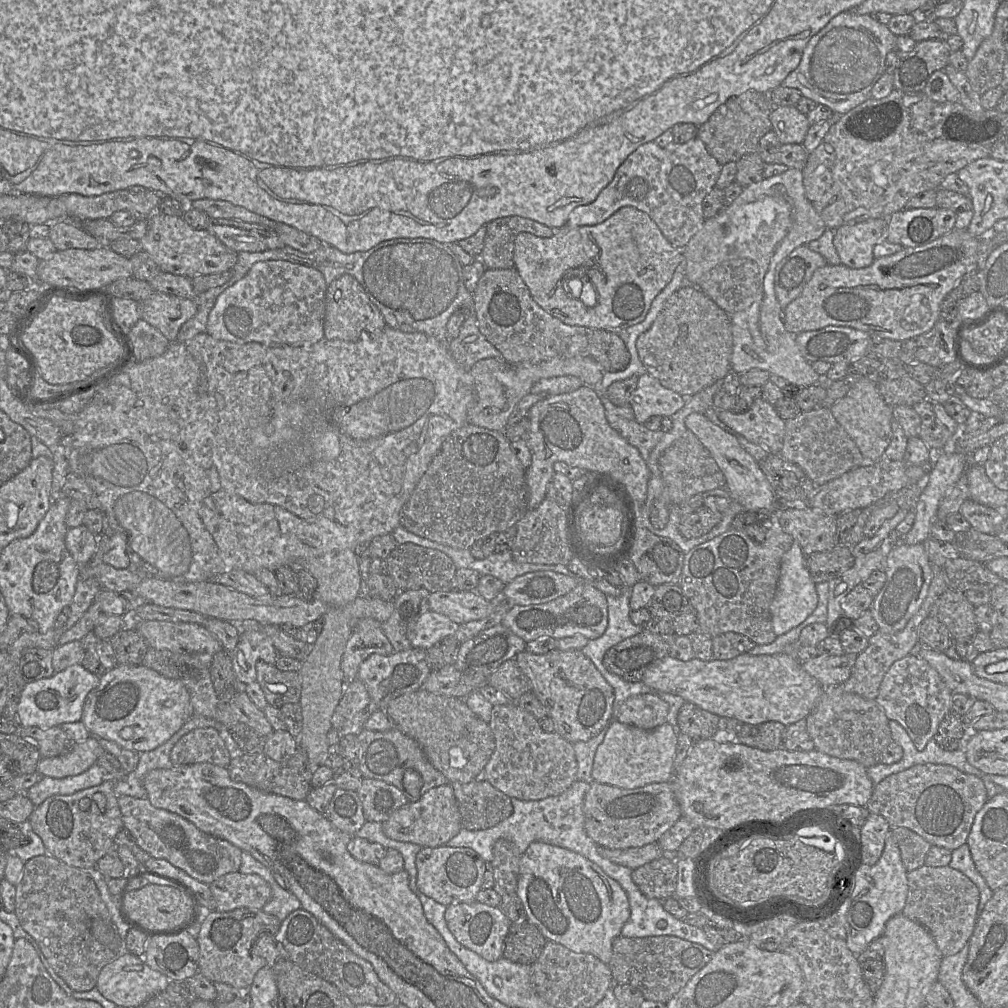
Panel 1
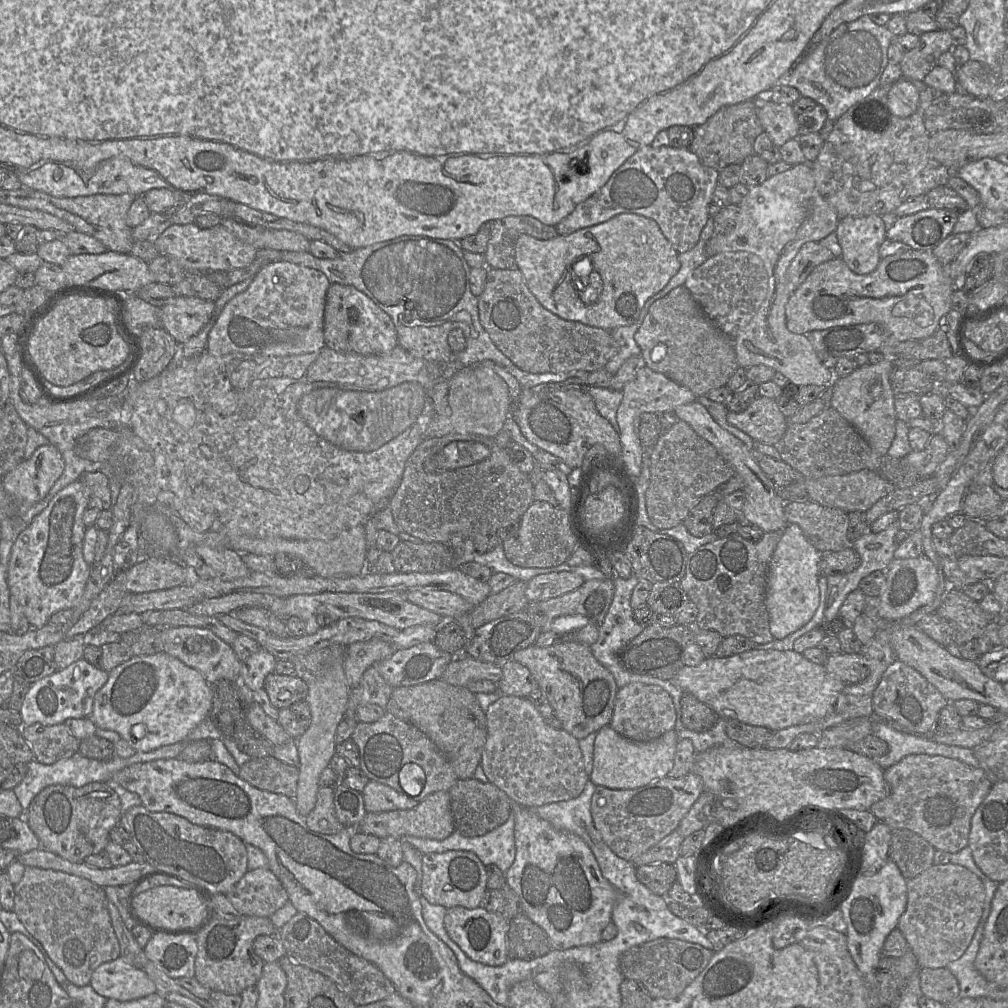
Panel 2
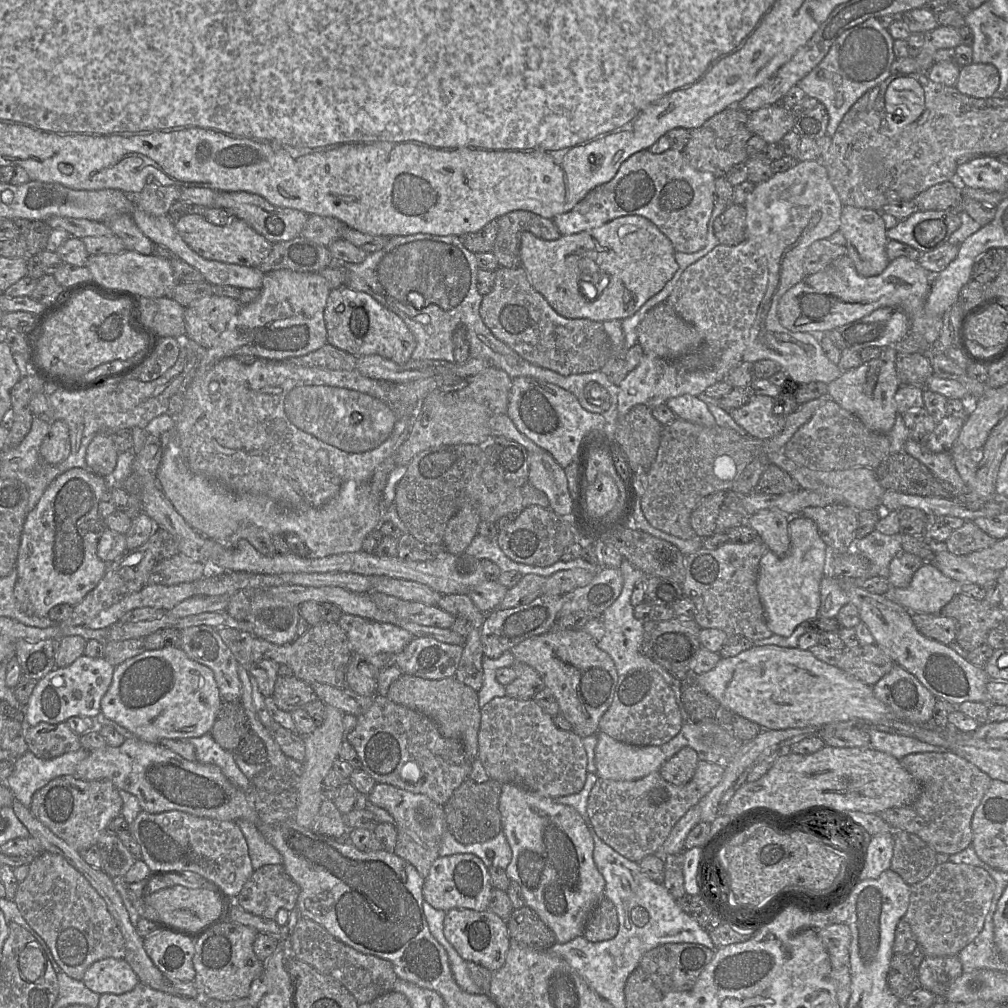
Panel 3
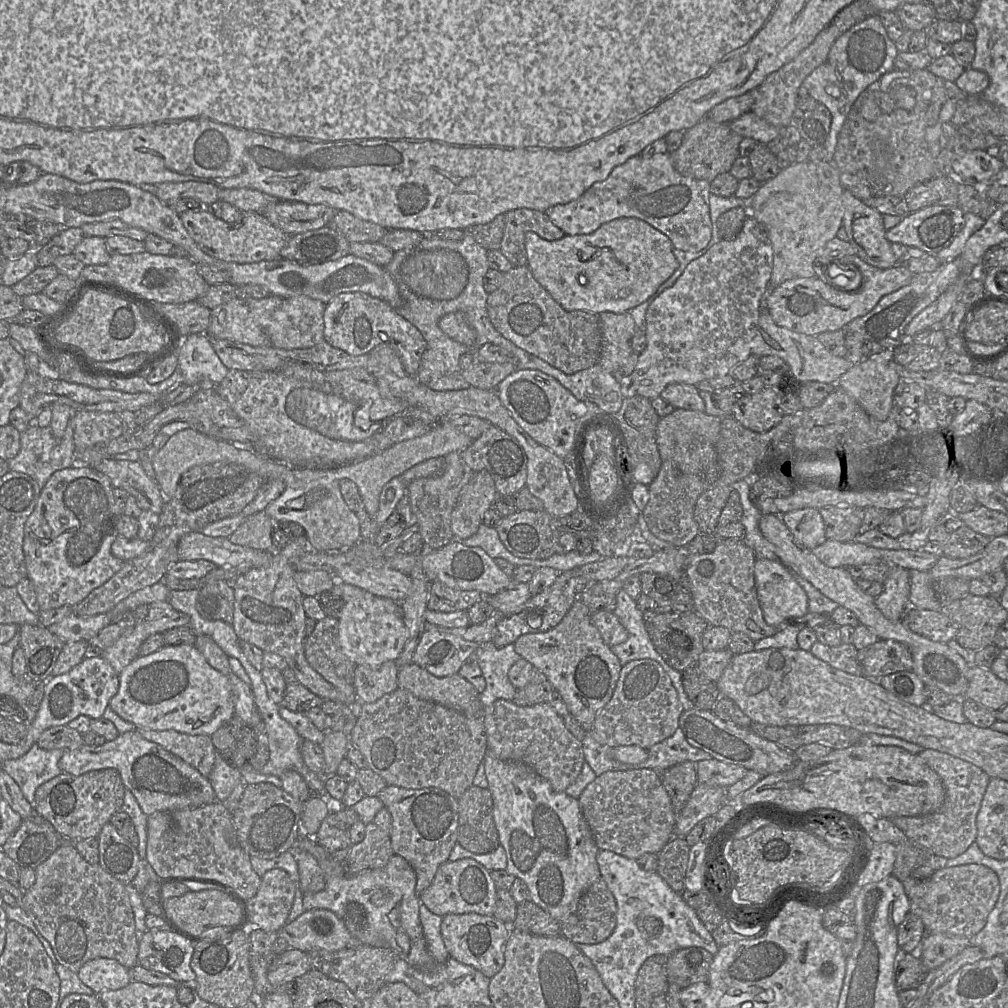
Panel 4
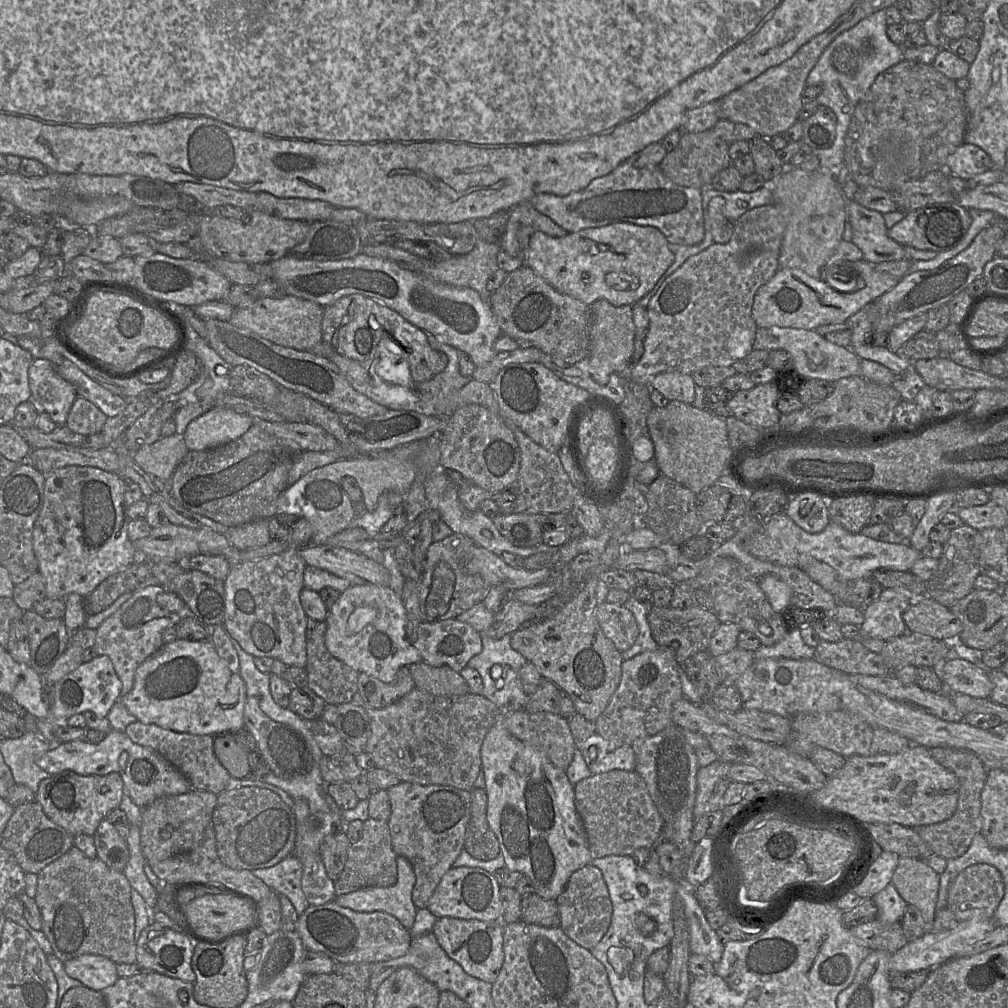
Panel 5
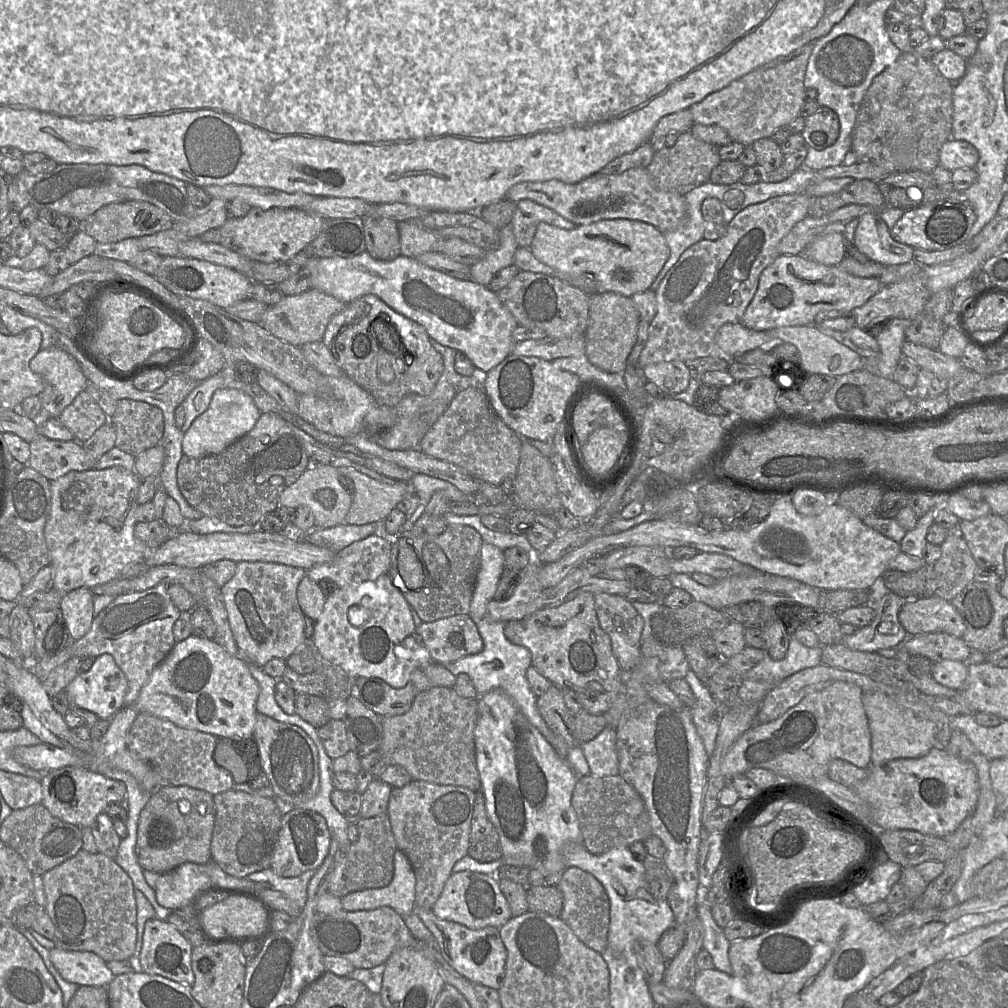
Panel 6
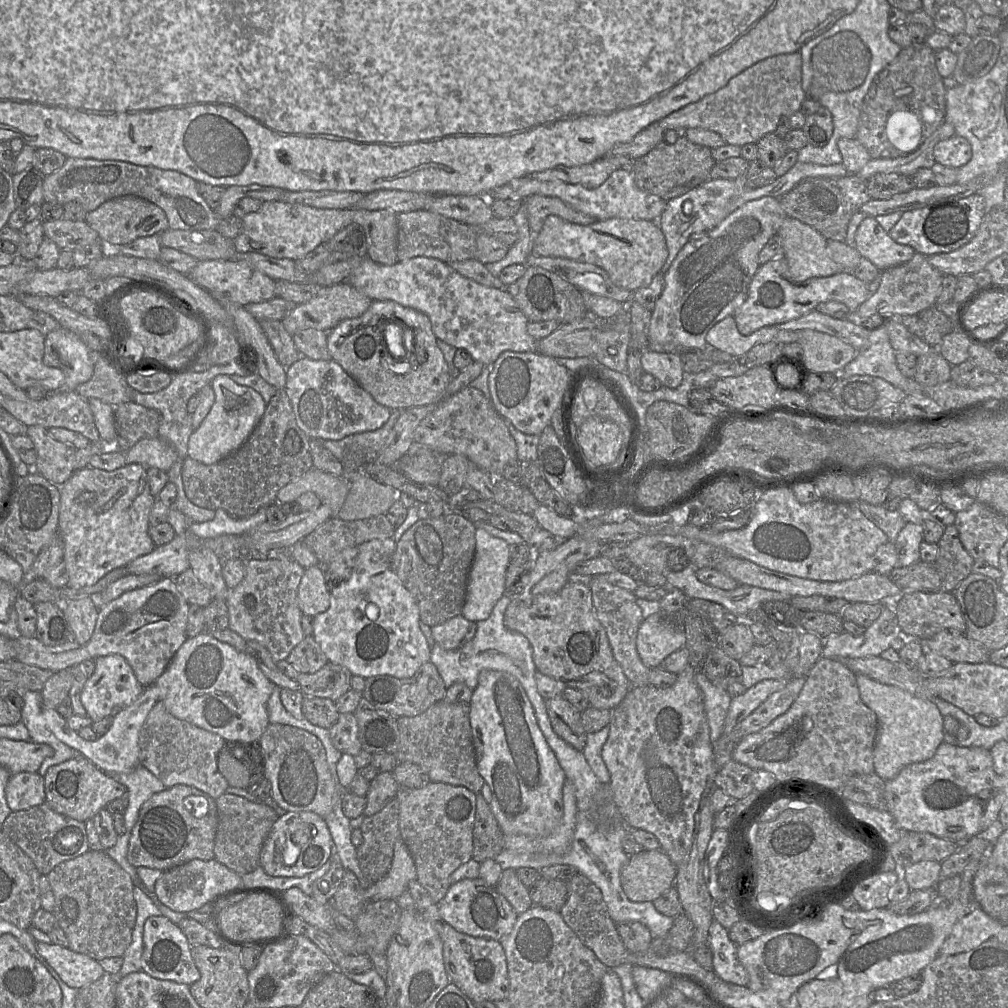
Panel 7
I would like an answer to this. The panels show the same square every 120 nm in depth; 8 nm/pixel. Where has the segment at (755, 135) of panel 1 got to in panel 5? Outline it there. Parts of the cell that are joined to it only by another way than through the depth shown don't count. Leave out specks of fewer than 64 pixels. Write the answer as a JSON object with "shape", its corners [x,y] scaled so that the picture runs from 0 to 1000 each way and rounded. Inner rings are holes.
{"shape":[[[706,128],[696,131],[678,131],[672,146],[662,151],[654,166],[657,172],[672,184],[688,187],[701,186],[714,170],[726,164],[722,152],[723,143]]]}

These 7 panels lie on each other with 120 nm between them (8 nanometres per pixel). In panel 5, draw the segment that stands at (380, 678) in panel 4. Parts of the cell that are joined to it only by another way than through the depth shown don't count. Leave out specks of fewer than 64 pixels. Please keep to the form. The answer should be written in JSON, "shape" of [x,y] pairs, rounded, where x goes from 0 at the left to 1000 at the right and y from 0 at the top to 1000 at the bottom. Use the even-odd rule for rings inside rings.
{"shape":[[[398,662],[395,665],[392,677],[381,678],[362,668],[356,668],[355,688],[363,703],[381,702],[399,692],[412,683],[412,678],[408,672],[405,662]]]}

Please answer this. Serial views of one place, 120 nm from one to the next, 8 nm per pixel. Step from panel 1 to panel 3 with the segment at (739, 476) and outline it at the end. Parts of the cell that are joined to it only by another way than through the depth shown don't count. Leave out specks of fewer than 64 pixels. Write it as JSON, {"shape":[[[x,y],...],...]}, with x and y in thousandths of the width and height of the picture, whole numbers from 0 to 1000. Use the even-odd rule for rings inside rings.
{"shape":[[[679,391],[663,396],[660,401],[673,415],[700,424],[710,423],[701,402],[691,393]],[[772,504],[756,505],[741,513],[740,519],[751,528],[764,547],[777,553],[784,544],[784,513]]]}

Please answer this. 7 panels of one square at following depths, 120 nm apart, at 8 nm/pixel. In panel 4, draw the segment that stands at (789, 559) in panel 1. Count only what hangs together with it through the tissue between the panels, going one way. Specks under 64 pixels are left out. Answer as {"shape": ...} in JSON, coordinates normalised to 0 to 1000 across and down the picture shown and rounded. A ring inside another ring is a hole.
{"shape":[[[813,505],[788,506],[777,510],[775,514],[790,538],[802,546],[810,544],[820,536],[817,517]],[[751,555],[748,563],[748,573],[757,612],[762,620],[775,623],[784,615],[796,612],[803,607],[800,587],[791,578],[786,567],[773,556]]]}

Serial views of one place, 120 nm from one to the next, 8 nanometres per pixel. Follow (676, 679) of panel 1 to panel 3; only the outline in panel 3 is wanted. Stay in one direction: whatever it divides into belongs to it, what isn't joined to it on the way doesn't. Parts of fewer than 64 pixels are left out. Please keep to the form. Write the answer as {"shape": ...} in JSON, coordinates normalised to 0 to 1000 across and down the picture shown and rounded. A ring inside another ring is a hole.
{"shape":[[[747,641],[728,652],[715,653],[706,665],[690,671],[690,676],[714,700],[750,717],[756,724],[816,721],[844,713],[856,714],[859,719],[855,723],[862,723],[893,714],[867,690],[865,681],[792,642]]]}

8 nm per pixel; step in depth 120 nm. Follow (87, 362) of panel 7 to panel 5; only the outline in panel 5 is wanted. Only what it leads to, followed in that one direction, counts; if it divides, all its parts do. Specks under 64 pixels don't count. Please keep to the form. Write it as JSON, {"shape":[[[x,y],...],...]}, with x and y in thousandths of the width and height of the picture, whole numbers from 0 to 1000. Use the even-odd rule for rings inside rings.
{"shape":[[[34,356],[28,366],[28,381],[32,397],[58,423],[65,420],[75,396],[74,384],[63,376],[55,362],[47,356]]]}

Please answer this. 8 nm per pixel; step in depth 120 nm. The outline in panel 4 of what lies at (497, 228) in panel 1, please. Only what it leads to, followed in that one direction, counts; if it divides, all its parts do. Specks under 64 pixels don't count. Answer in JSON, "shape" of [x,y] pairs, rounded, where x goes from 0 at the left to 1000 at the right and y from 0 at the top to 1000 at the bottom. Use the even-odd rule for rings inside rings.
{"shape":[[[515,206],[501,212],[501,227],[496,249],[509,265],[523,263],[521,233],[530,230],[545,239],[555,238],[561,231],[551,224],[541,210]]]}

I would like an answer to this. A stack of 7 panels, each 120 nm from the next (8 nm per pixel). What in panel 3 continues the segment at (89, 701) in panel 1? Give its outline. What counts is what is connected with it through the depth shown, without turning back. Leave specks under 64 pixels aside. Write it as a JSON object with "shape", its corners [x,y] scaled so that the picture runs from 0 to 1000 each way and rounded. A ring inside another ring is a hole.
{"shape":[[[179,642],[145,645],[114,662],[111,677],[100,693],[100,707],[127,723],[133,731],[158,737],[163,733],[195,732],[209,726],[220,697],[211,666],[190,654]]]}

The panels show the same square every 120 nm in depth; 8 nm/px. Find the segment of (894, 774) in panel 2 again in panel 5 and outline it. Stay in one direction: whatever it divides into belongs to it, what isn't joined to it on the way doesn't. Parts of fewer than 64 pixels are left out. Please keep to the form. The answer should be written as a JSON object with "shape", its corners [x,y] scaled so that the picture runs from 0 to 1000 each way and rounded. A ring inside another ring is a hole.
{"shape":[[[941,741],[923,743],[925,751],[936,761],[944,765],[951,775],[951,791],[946,808],[939,813],[912,819],[908,824],[921,837],[926,847],[940,853],[954,849],[961,841],[965,830],[974,823],[973,787],[977,779],[980,763],[964,746]]]}

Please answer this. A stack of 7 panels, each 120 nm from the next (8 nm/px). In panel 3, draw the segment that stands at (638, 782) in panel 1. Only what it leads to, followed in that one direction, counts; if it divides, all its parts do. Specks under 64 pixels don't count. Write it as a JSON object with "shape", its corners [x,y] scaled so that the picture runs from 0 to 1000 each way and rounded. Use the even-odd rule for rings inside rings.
{"shape":[[[598,726],[592,728],[590,759],[593,772],[631,774],[654,766],[661,756],[655,740],[628,740]]]}

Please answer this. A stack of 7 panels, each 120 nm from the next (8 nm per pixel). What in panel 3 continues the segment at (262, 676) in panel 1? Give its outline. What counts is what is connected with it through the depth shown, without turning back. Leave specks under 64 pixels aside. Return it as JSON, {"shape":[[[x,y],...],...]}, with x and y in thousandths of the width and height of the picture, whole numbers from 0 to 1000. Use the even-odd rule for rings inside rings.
{"shape":[[[276,671],[269,691],[278,704],[288,707],[315,693],[311,683],[293,671]]]}

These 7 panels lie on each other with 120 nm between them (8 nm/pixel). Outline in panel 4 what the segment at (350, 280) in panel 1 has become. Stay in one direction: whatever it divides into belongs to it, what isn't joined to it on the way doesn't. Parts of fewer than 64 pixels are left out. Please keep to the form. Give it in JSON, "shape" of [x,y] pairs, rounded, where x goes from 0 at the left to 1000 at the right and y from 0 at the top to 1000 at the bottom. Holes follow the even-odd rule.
{"shape":[[[359,290],[339,291],[331,295],[321,308],[321,338],[350,353],[365,351],[377,341],[387,342],[395,351],[401,366],[413,373],[424,339],[418,329],[394,311],[384,300]]]}

